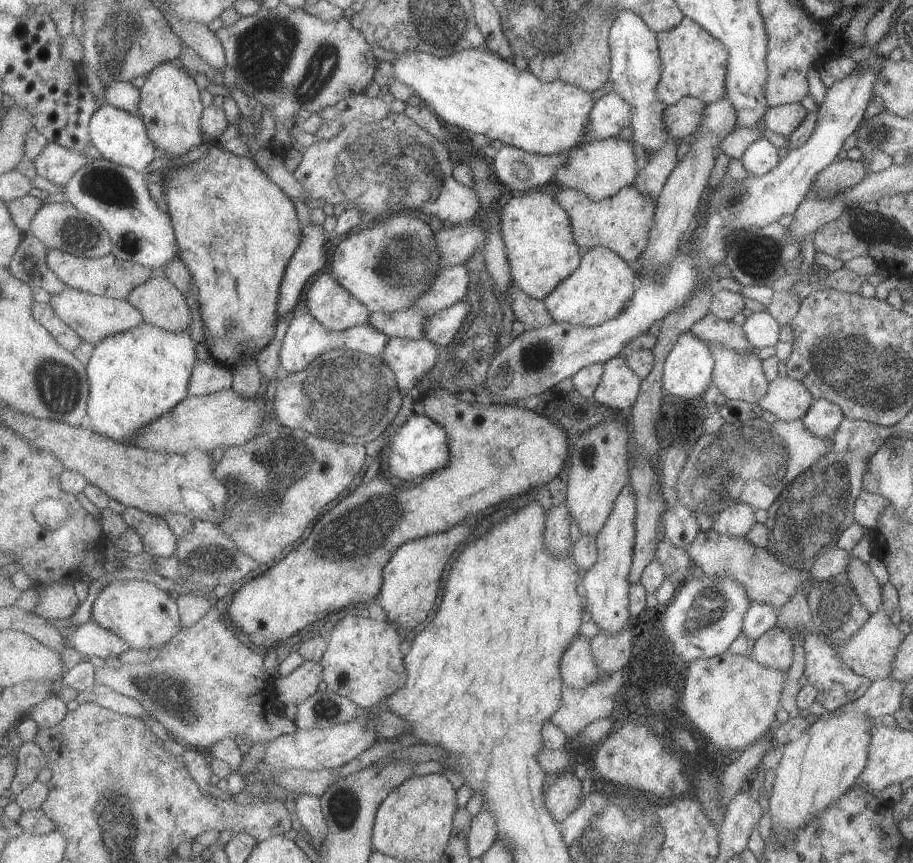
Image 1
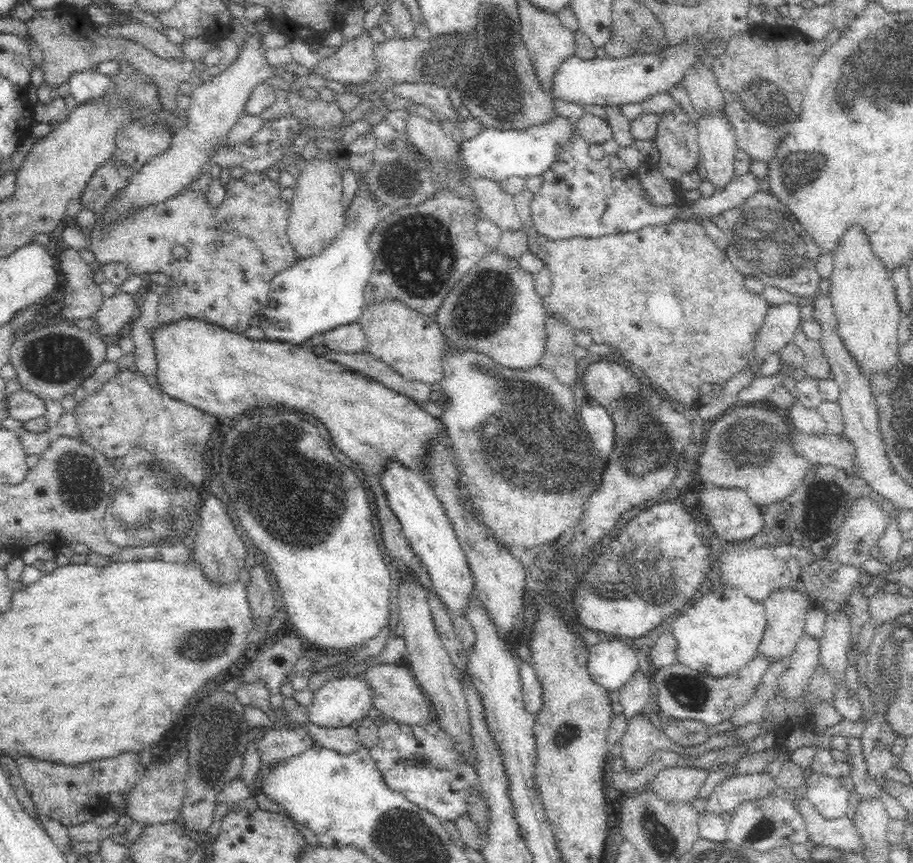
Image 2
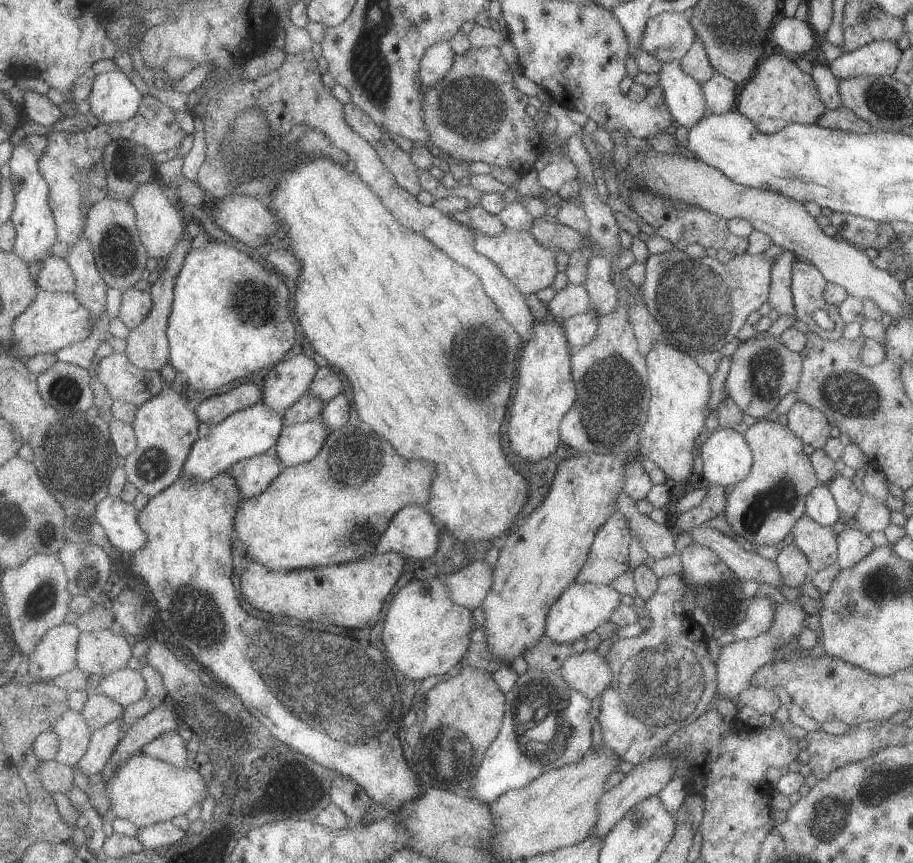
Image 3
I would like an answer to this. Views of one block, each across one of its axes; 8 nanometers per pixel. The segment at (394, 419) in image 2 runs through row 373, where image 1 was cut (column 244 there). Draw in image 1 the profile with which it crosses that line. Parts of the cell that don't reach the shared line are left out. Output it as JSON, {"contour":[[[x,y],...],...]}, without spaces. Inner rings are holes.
{"contour":[[[209,140],[209,149],[205,158],[193,162],[183,168],[175,168],[165,171],[164,192],[165,199],[169,204],[169,210],[172,215],[176,234],[179,240],[179,256],[185,259],[186,264],[191,268],[195,276],[195,282],[199,288],[200,310],[204,320],[204,331],[207,344],[212,356],[216,362],[222,366],[234,370],[240,368],[246,360],[256,360],[256,355],[260,354],[266,346],[276,338],[278,332],[278,322],[282,319],[280,316],[280,295],[282,294],[282,285],[286,280],[286,273],[292,258],[302,246],[302,236],[304,236],[304,225],[298,218],[298,208],[293,199],[271,176],[260,166],[257,159],[252,157],[241,157],[229,152],[224,148],[220,141]]]}

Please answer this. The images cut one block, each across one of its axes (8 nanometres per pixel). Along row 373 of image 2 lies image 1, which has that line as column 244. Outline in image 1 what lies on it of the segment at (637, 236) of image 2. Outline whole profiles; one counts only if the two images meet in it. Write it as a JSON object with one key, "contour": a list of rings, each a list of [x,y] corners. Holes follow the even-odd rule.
{"contour":[[[212,608],[202,622],[192,628],[185,628],[176,635],[150,664],[125,663],[121,668],[104,665],[96,671],[96,682],[142,702],[148,710],[152,710],[152,714],[172,736],[184,738],[189,748],[195,748],[202,753],[208,754],[210,748],[224,738],[238,739],[240,736],[248,736],[254,744],[258,744],[296,734],[301,729],[297,721],[280,714],[281,700],[278,698],[275,679],[268,679],[270,674],[266,668],[265,651],[244,644],[231,617],[226,618],[224,615],[222,609]]]}

